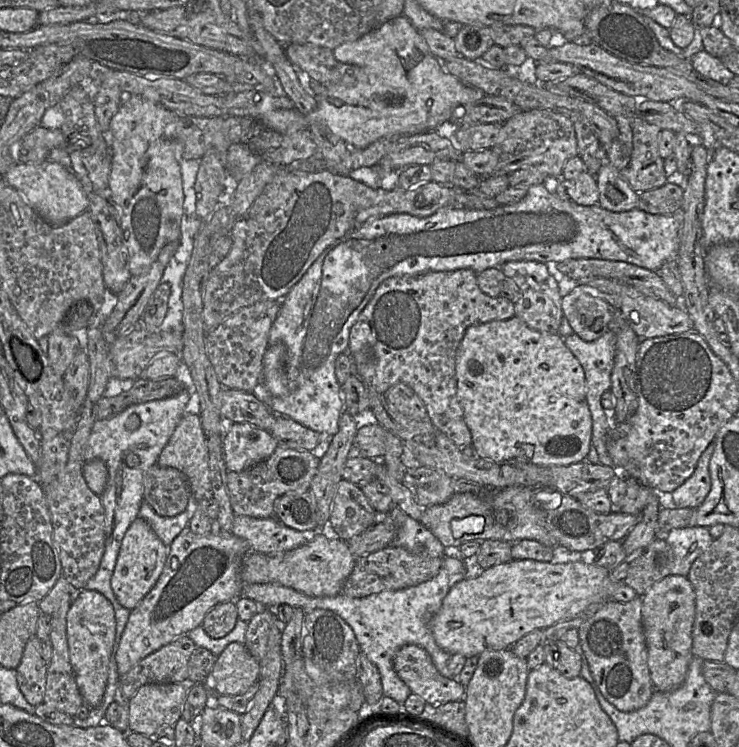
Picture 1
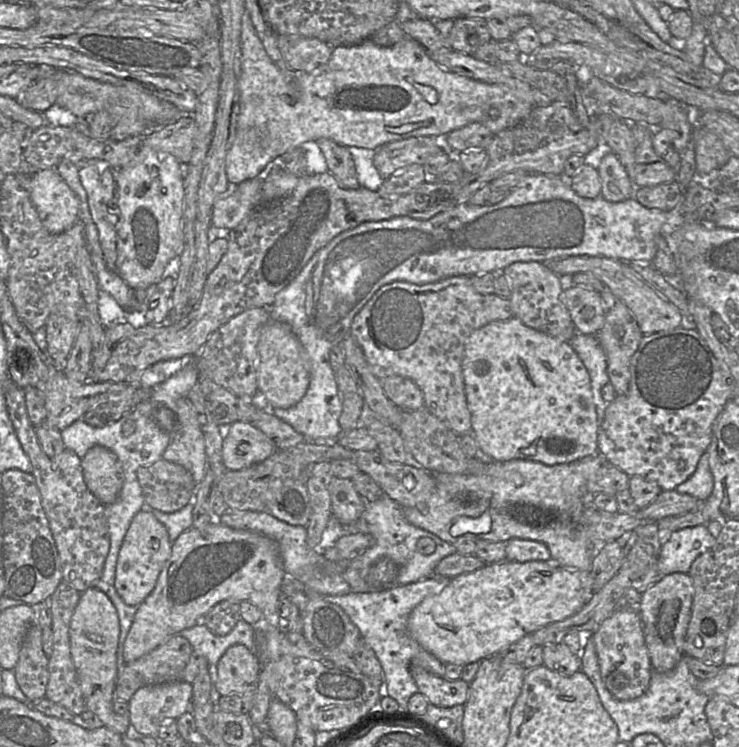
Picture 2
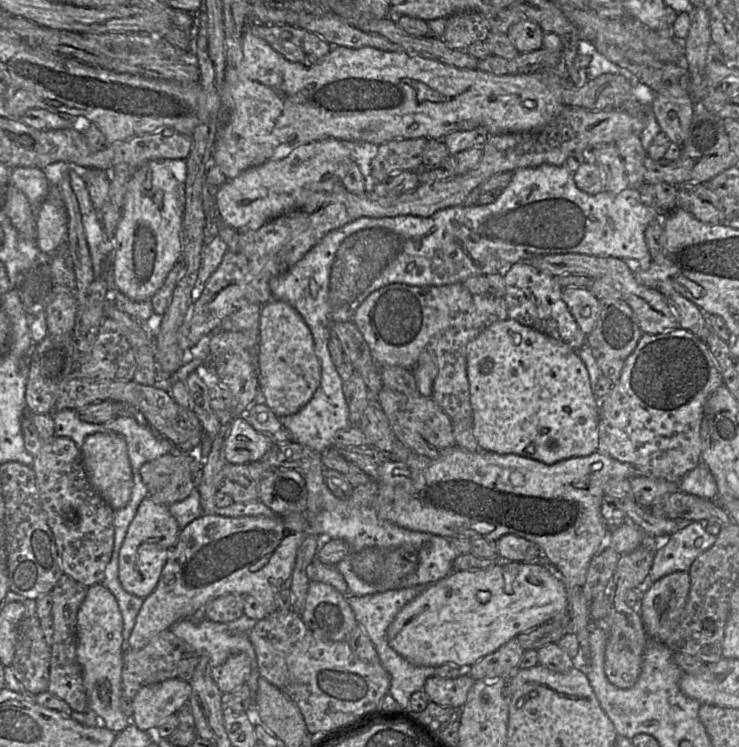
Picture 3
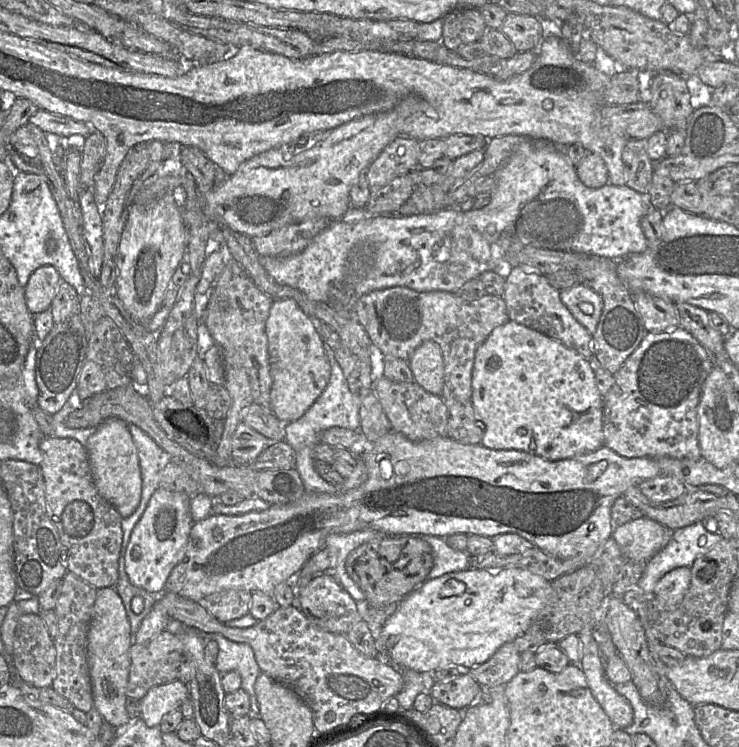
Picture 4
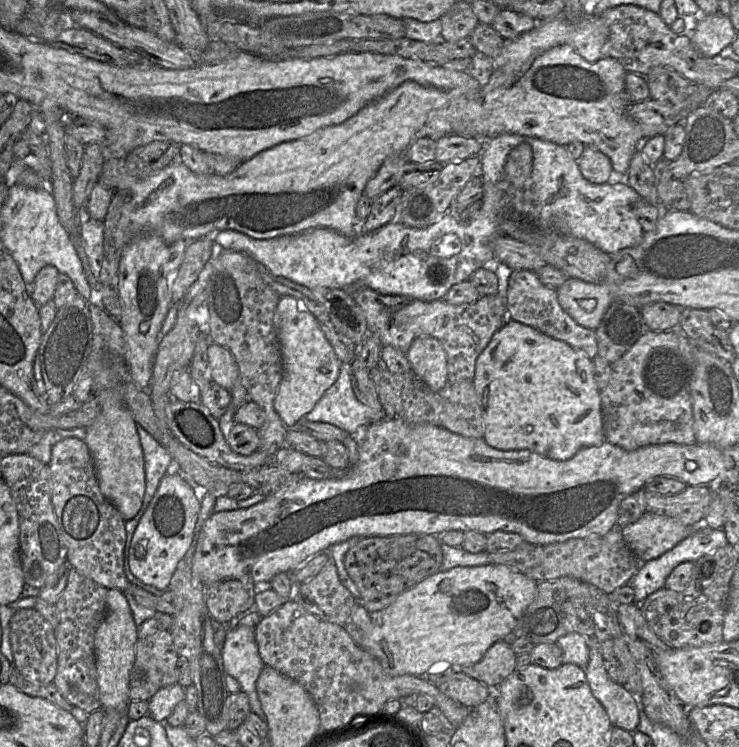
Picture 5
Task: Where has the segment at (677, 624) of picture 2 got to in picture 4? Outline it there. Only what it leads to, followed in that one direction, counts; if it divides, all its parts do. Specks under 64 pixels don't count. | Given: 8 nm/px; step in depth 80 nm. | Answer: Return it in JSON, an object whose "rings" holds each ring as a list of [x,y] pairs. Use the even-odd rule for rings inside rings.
{"rings":[[[678,567],[666,573],[656,584],[652,603],[659,612],[674,608],[684,597],[690,586],[689,567]]]}

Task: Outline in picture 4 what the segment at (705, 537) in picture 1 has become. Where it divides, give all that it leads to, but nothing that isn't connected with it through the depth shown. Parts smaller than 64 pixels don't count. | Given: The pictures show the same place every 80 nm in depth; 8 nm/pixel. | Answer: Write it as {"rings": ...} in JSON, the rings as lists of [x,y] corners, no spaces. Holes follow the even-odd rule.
{"rings":[[[702,522],[674,530],[668,544],[646,563],[637,590],[641,596],[650,596],[666,573],[678,567],[690,567],[696,558],[707,553],[722,538],[719,532],[706,530]],[[701,536],[707,539],[702,547],[698,545]]]}

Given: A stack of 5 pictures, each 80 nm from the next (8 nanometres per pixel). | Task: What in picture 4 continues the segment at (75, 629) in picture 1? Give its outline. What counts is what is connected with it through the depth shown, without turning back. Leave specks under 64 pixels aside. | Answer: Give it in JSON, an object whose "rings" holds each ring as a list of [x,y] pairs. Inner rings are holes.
{"rings":[[[114,587],[97,589],[87,641],[87,662],[94,708],[101,714],[105,724],[121,731],[132,721],[128,717],[125,705],[131,666],[130,648],[134,642],[125,606]]]}

